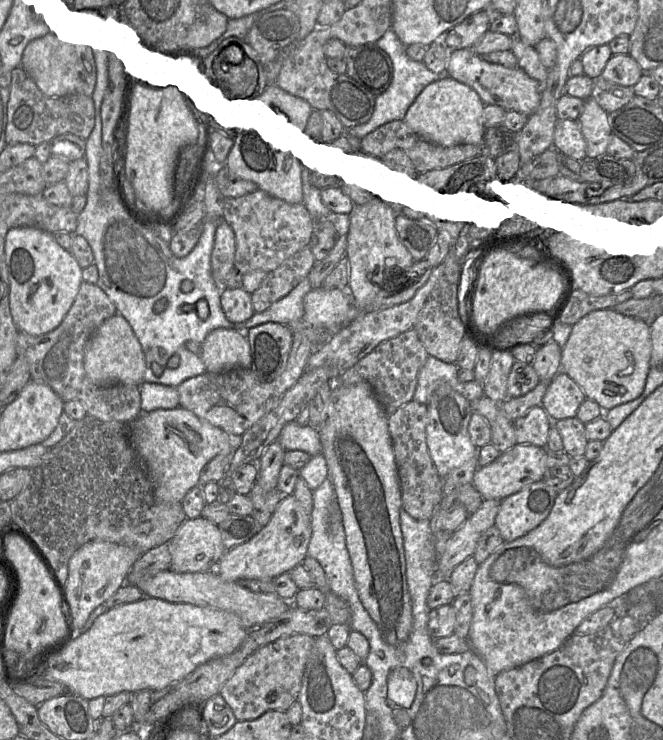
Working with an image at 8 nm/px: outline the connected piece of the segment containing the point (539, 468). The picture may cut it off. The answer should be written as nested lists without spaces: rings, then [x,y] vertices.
[[[516,444],[502,452],[492,463],[478,467],[471,484],[481,494],[483,500],[502,500],[519,492],[522,488],[534,482],[542,481],[546,466],[546,448],[532,444]]]

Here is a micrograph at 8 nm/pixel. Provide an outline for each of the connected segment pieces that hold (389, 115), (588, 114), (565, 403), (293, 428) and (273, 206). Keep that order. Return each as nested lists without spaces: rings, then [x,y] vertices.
[[[392,28],[388,29],[375,44],[391,59],[393,79],[388,89],[375,99],[374,111],[370,120],[350,131],[349,138],[346,139],[346,146],[349,147],[363,147],[367,143],[367,136],[379,127],[393,121],[403,121],[410,106],[426,86],[444,77],[449,77],[446,73],[433,73],[422,61],[418,62],[409,58],[406,54],[406,46],[399,40]]]
[[[590,97],[584,101],[578,121],[586,141],[586,157],[602,158],[610,140],[608,113]]]
[[[564,371],[551,380],[541,405],[552,421],[576,417],[586,396],[581,387]]]
[[[286,424],[276,441],[284,450],[304,451],[310,456],[322,454],[319,430],[309,424]]]
[[[261,189],[238,198],[225,198],[223,220],[234,231],[234,268],[243,274],[258,270],[269,273],[275,270],[308,246],[314,231],[314,219],[303,203],[290,204]]]

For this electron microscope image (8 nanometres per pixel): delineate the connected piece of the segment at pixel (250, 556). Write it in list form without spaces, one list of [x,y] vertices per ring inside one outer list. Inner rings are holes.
[[[293,495],[280,501],[268,523],[249,541],[227,550],[214,572],[223,580],[270,579],[290,572],[307,557],[312,536],[311,518]]]

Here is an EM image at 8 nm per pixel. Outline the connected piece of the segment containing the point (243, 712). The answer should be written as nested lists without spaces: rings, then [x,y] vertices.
[[[307,634],[284,636],[261,646],[248,656],[219,691],[236,719],[252,720],[269,710],[286,711],[296,702],[305,664],[314,642],[315,637]]]

